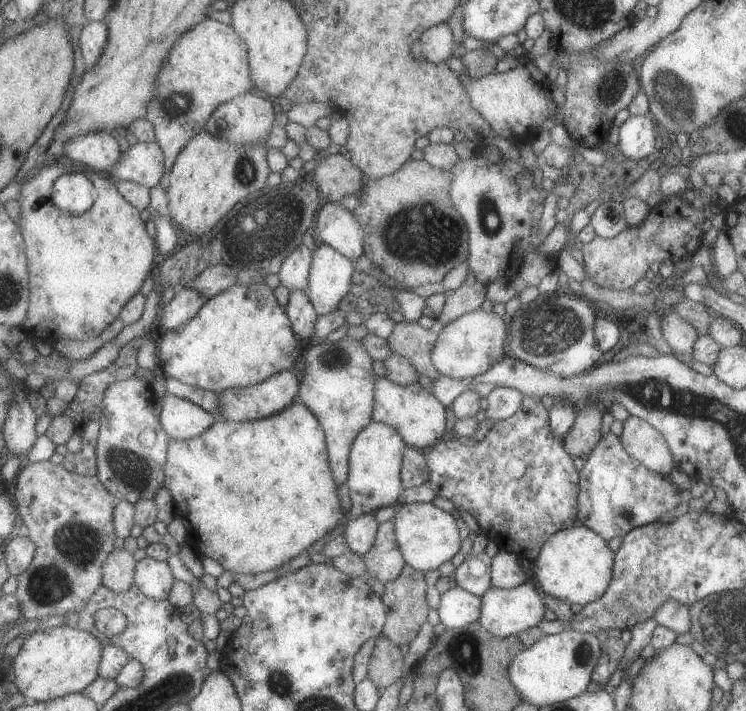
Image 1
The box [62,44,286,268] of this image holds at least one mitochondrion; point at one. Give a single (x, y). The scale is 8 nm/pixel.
(173, 105)

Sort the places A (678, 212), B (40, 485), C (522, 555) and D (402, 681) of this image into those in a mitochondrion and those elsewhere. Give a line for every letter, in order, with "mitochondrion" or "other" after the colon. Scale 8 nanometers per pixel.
A: other
B: other
C: other
D: other

